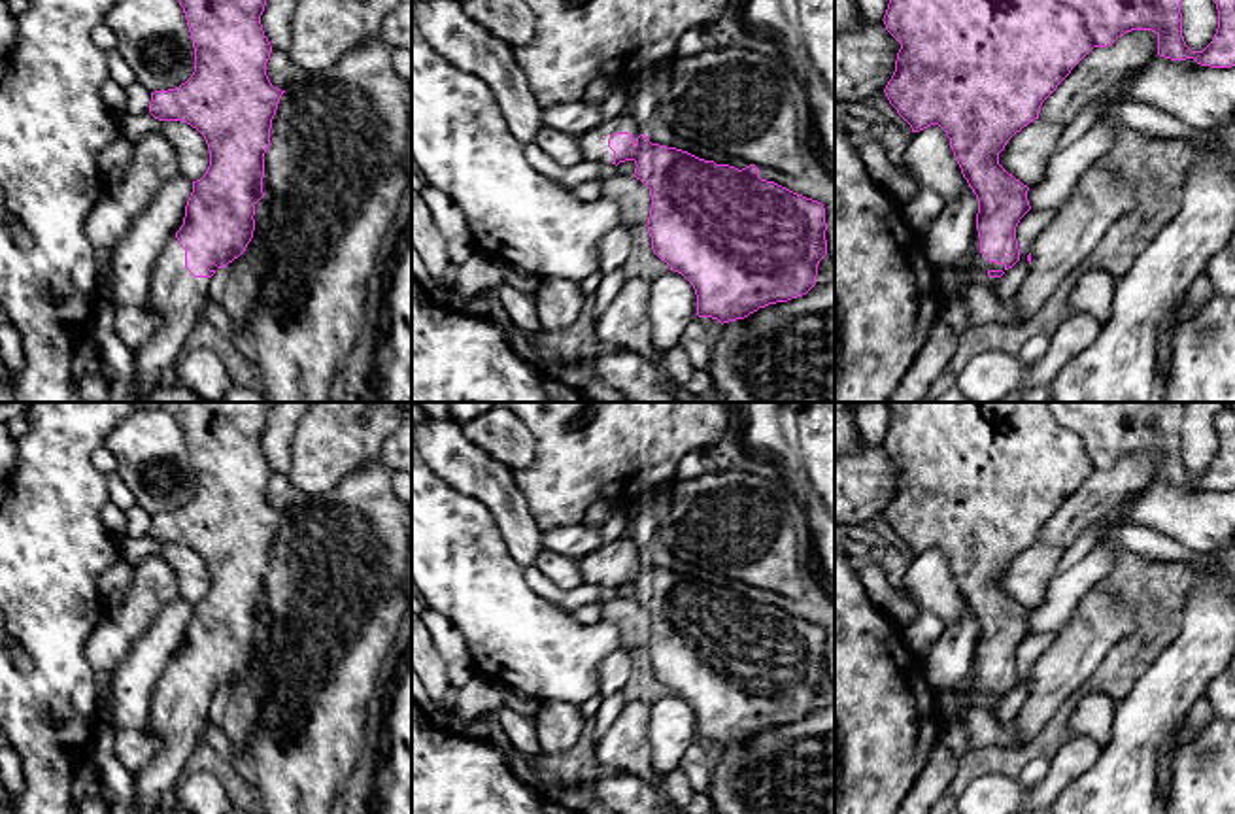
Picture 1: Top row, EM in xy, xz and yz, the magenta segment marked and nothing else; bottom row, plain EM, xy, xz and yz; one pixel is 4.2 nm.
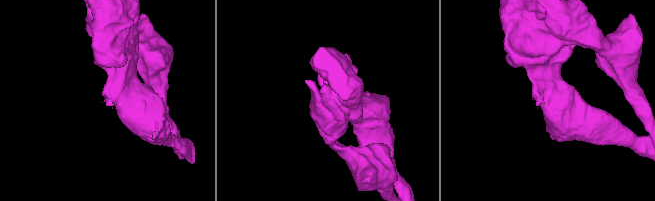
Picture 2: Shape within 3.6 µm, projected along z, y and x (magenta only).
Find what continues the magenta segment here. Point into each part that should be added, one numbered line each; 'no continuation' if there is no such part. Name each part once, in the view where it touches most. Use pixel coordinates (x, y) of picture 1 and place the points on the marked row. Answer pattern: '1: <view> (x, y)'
1: yz (982, 265)

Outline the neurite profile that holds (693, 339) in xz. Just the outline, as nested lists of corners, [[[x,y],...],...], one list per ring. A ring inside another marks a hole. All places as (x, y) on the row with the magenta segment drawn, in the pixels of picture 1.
[[[699,317],[684,329],[678,346],[684,348],[695,370],[704,370],[708,366],[712,359],[712,346],[706,342],[706,329]]]

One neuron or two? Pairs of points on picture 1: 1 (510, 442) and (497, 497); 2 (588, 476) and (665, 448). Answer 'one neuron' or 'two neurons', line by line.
1: two neurons
2: one neuron

